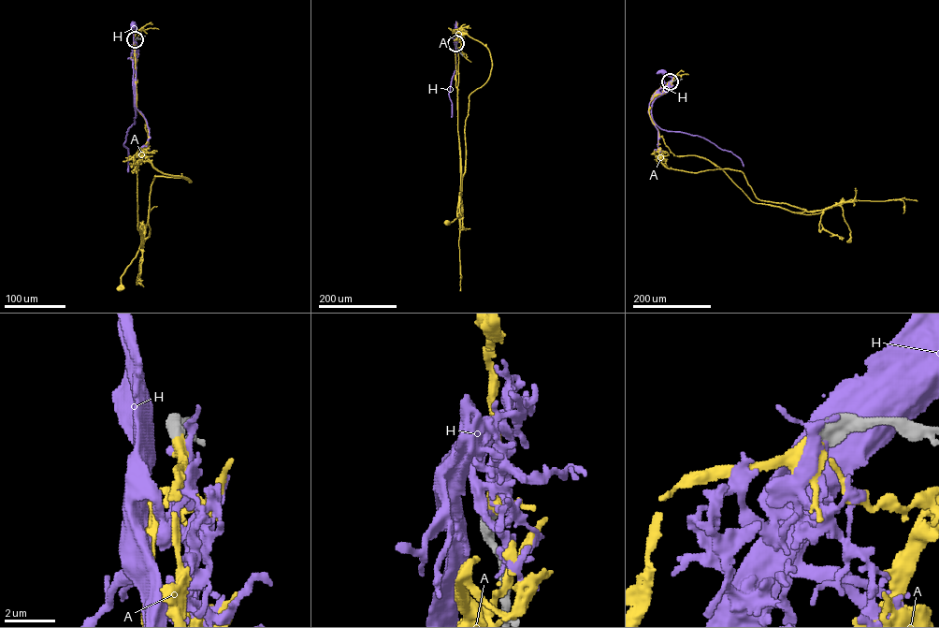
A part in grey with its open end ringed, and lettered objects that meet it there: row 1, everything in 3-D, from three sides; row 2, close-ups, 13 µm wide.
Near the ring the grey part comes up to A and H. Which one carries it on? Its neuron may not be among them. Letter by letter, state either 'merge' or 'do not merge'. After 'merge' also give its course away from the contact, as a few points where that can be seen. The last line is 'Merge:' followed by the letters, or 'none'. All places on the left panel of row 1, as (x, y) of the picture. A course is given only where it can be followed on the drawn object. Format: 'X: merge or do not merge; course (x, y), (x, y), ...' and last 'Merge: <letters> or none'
A: merge; course (135, 39), (145, 155), (191, 182), (154, 176), (149, 236), (120, 288)
H: do not merge
Merge: A

